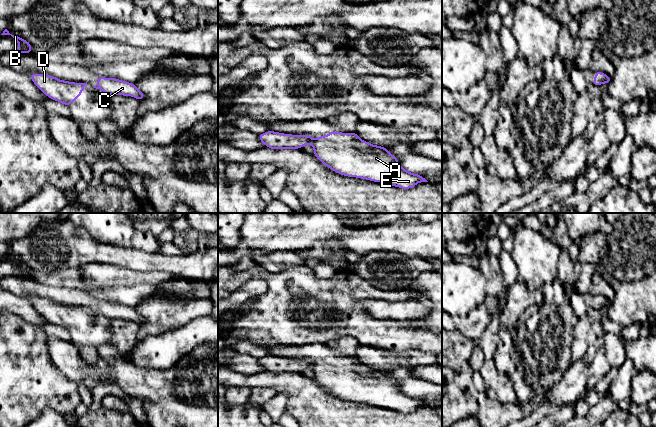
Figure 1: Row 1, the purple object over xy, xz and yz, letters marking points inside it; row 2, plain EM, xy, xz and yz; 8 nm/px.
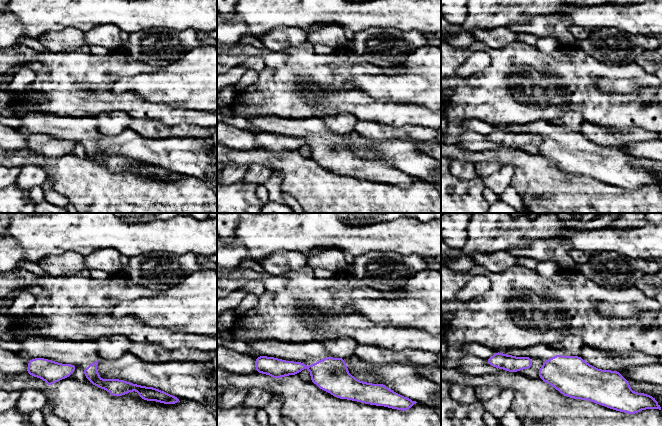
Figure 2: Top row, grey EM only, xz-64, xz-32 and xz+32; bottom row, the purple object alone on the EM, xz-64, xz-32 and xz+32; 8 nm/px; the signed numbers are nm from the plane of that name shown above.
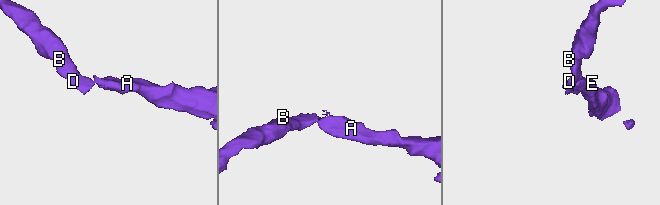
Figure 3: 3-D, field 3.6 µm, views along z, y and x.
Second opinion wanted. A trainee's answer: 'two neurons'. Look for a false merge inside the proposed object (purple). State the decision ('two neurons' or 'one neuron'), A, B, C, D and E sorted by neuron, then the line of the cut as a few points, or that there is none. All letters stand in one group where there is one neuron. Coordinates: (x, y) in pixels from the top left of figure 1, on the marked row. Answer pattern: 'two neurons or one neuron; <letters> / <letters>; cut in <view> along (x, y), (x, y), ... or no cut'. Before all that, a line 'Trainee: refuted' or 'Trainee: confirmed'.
Trainee: confirmed
two neurons; A C E / B D; cut in xz along (310, 140), (308, 143)

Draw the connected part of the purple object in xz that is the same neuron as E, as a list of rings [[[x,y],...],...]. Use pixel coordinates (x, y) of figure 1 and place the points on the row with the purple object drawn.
[[[333,130],[322,137],[315,137],[309,144],[314,148],[314,156],[326,167],[340,175],[381,182],[401,189],[411,189],[417,183],[428,182],[423,176],[402,168],[398,159],[385,147],[376,146],[360,139],[356,132],[342,133]]]

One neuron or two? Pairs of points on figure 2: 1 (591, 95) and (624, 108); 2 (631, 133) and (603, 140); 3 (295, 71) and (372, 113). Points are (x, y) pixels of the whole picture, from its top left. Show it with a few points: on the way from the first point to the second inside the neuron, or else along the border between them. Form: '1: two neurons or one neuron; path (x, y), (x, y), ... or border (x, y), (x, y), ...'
1: one neuron; path (599, 103), (604, 108), (616, 108)
2: one neuron; path (624, 136), (610, 137)
3: one neuron; path (287, 99), (296, 108), (344, 107)

